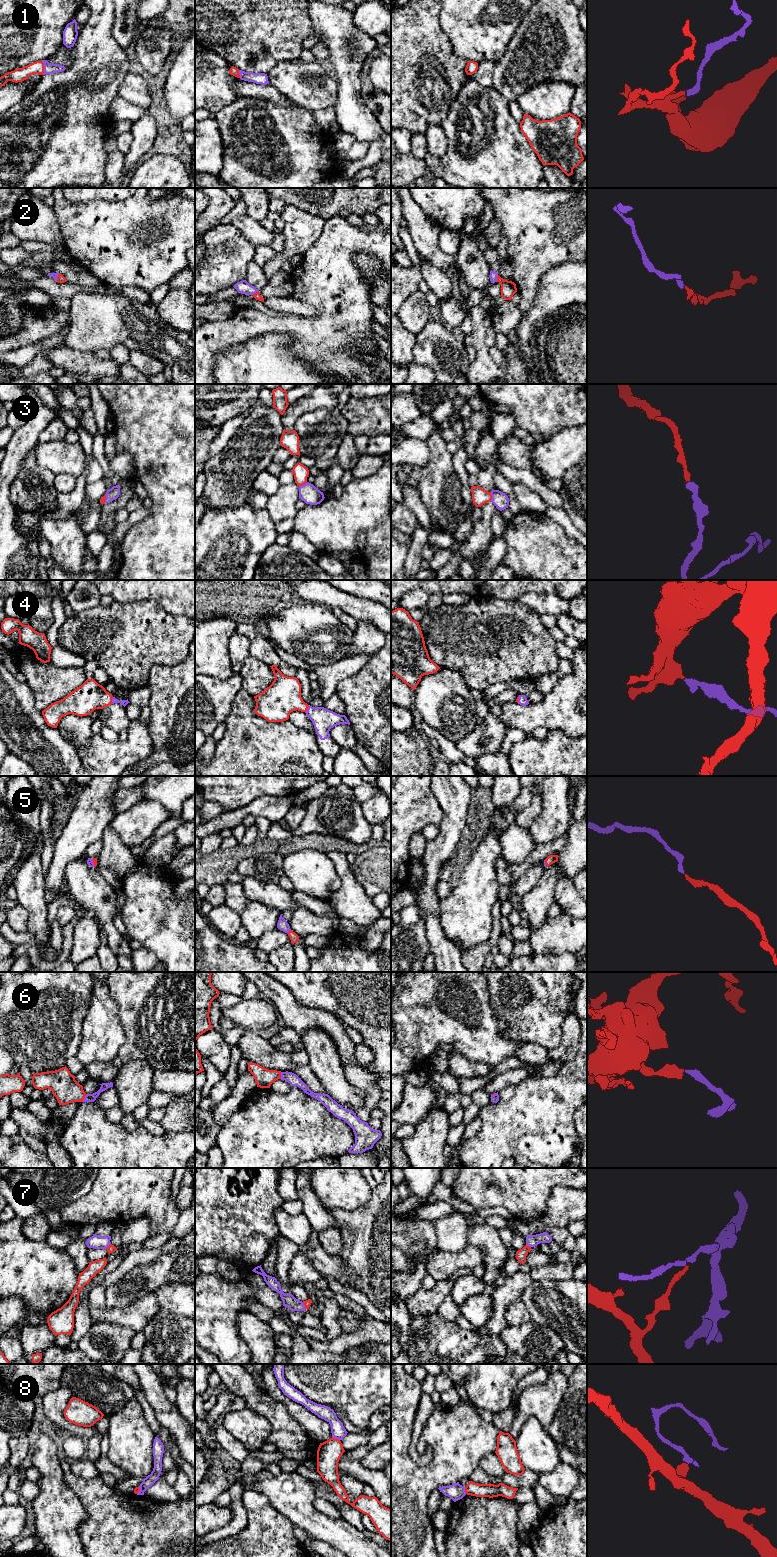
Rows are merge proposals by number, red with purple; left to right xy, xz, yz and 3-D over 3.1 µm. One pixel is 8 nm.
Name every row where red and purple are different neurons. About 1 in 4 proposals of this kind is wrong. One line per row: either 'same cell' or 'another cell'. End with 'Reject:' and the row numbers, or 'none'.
1: same cell
2: same cell
3: same cell
4: same cell
5: same cell
6: same cell
7: another cell
8: another cell
Reject: 7, 8

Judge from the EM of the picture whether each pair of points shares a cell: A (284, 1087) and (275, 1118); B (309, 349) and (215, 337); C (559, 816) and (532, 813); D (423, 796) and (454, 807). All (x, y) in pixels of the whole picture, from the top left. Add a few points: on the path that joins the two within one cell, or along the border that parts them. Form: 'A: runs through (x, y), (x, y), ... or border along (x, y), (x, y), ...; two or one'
A: border along (292, 1086), (282, 1093), (269, 1088); two
B: runs through (286, 325), (244, 325), (239, 328); one
C: border along (540, 793), (542, 808), (529, 829); two
D: border along (431, 786), (443, 813), (443, 818), (438, 825); two

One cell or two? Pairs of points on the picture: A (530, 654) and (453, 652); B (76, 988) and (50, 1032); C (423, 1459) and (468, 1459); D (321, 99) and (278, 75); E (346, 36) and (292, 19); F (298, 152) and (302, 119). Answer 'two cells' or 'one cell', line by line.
A: one cell
B: one cell
C: two cells
D: one cell
E: two cells
F: one cell

